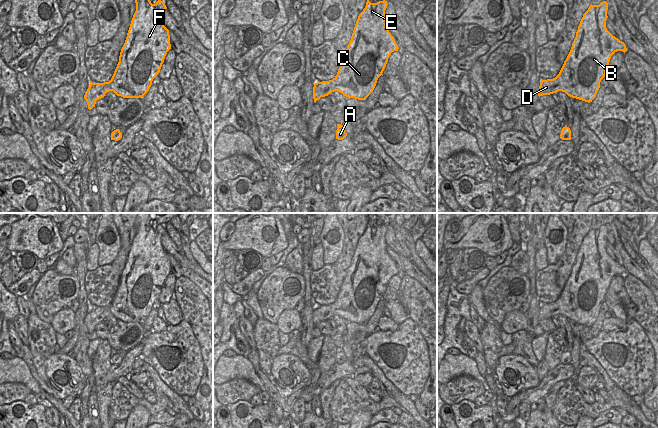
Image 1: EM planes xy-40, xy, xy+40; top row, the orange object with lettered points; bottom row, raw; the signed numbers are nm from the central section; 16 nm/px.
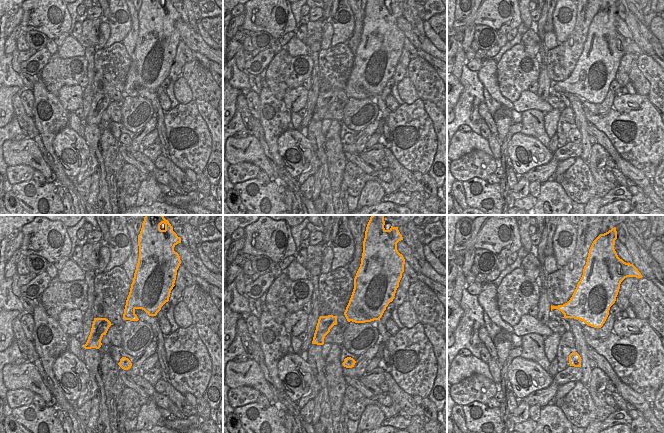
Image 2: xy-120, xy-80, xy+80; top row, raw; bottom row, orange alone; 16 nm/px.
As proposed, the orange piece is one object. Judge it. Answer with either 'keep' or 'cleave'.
keep

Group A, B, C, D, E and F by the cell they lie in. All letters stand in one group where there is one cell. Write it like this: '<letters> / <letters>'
A B C D E F

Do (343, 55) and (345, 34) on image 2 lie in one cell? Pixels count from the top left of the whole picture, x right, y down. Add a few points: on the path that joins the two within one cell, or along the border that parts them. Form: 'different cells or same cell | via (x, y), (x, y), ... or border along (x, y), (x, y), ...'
different cells | border along (346, 42), (340, 42), (331, 47)

